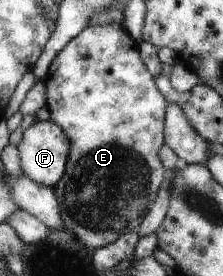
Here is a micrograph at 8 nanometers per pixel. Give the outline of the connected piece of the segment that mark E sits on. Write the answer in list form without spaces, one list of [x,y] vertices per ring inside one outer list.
[[[108,23],[105,25],[86,25],[68,44],[56,54],[50,63],[45,82],[45,108],[49,112],[50,120],[62,127],[69,139],[69,156],[65,162],[65,172],[52,190],[56,196],[62,220],[63,228],[72,233],[78,242],[82,242],[89,250],[103,247],[106,243],[115,241],[122,233],[136,231],[142,222],[143,216],[148,212],[152,201],[156,198],[157,190],[164,178],[165,171],[158,160],[158,148],[162,146],[162,128],[165,128],[165,98],[161,91],[152,82],[152,75],[146,70],[145,63],[138,58],[138,52],[134,48],[134,41],[122,25]]]

